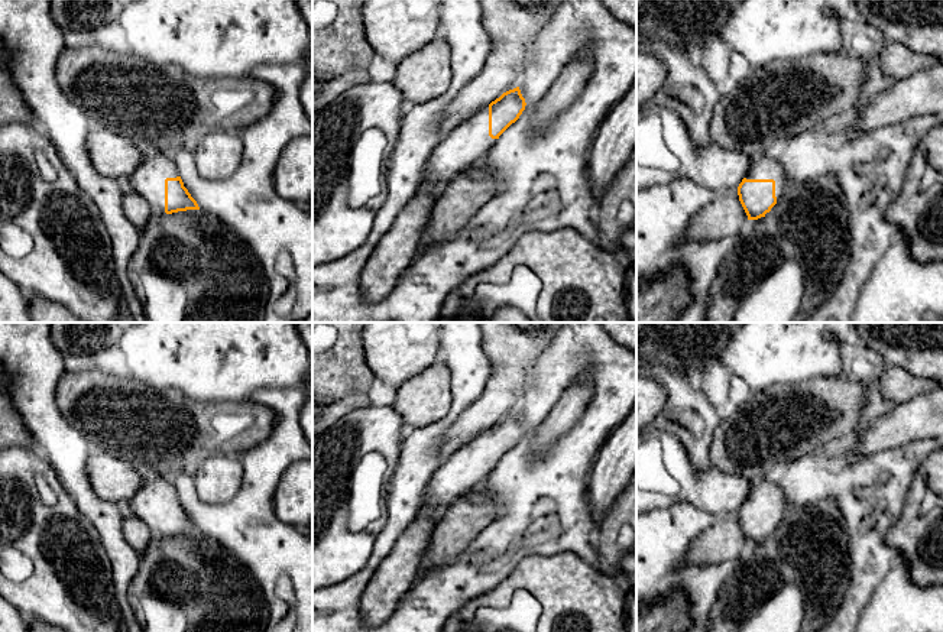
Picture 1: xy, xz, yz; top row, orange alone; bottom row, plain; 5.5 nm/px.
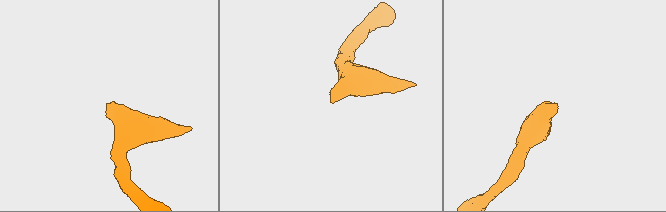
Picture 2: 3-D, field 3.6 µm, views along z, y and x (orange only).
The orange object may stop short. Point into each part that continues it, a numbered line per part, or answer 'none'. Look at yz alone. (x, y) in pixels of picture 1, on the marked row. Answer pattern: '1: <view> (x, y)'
1: yz (762, 168)

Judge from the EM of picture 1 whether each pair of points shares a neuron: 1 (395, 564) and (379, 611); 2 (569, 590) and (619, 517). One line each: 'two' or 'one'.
1: one
2: two

